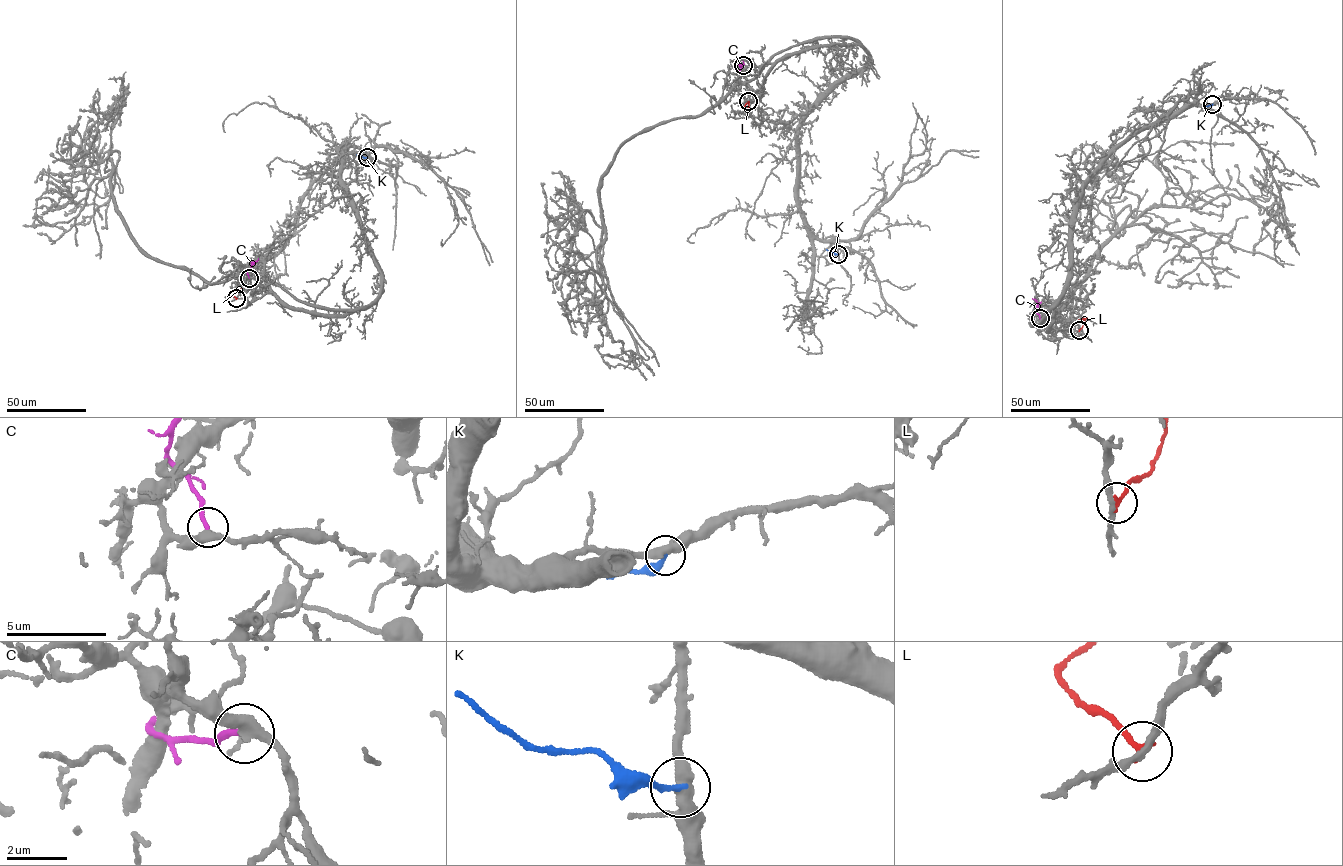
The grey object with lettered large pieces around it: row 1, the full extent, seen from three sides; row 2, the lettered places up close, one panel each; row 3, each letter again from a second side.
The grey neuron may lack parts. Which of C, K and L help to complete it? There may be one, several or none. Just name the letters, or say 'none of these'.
none of these

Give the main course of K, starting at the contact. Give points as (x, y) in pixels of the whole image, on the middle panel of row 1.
K: (838, 254), (826, 249)

